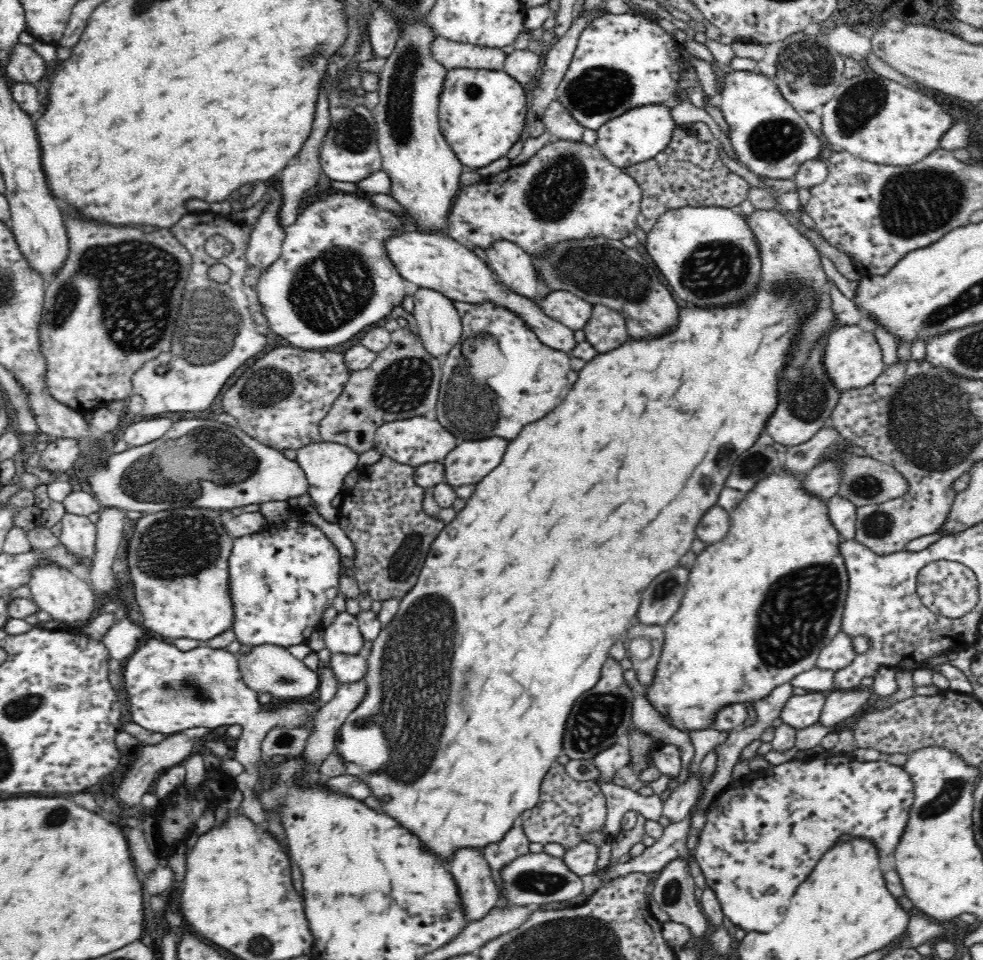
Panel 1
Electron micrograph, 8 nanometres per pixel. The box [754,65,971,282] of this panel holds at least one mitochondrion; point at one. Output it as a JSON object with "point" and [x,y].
{"point":[855,110]}

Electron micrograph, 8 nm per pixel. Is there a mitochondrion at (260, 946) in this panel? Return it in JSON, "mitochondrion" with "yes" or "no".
{"mitochondrion":"yes"}

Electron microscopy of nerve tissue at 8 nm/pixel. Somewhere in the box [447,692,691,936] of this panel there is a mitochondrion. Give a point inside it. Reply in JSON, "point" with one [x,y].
{"point":[535,882]}

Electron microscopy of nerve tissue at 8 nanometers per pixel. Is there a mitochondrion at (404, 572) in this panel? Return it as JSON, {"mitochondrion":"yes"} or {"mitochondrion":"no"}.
{"mitochondrion":"yes"}

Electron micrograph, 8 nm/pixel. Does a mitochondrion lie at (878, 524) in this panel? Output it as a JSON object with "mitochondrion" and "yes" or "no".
{"mitochondrion":"yes"}

